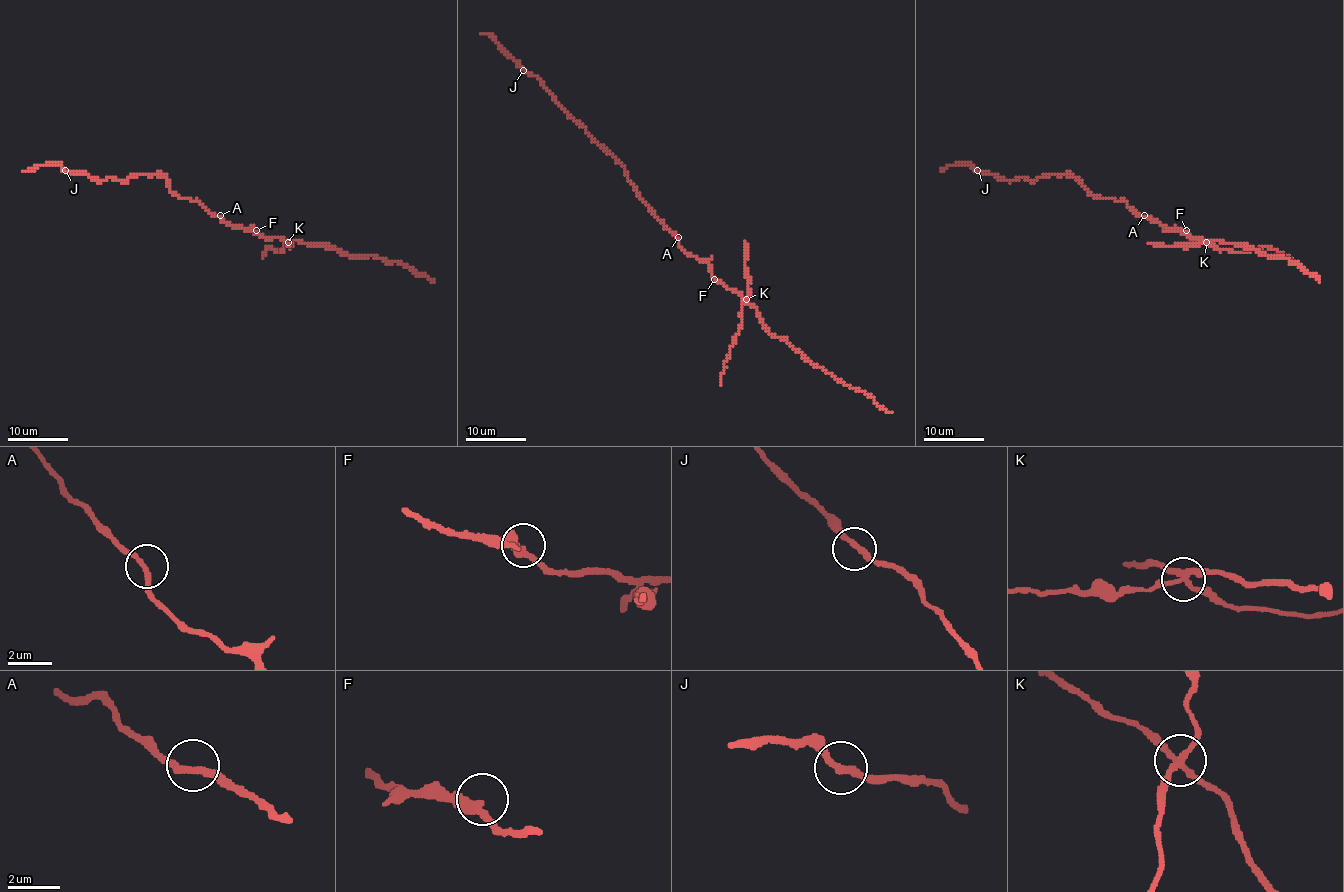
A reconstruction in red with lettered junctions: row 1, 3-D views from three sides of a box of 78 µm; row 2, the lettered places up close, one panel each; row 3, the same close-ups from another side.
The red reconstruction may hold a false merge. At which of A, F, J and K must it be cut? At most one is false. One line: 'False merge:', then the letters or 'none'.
False merge: K

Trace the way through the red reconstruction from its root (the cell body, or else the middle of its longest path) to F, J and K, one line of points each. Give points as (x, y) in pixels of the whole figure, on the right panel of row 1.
F: (1146, 217), (1162, 227), (1186, 230)
J: (1146, 217), (1123, 200), (1095, 197), (1074, 176), (1001, 181), (977, 170)
K: (1146, 217), (1162, 227), (1180, 229), (1189, 238), (1201, 238), (1206, 242)

